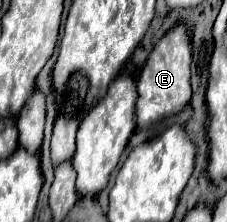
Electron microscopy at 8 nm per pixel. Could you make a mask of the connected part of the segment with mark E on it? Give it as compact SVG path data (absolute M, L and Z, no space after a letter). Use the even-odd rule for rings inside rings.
M184 23L172 27L152 49L148 61L138 79L138 101L136 101L136 123L138 127L148 127L150 123L178 113L192 95L190 89L190 63L192 63L192 49L190 37Z

